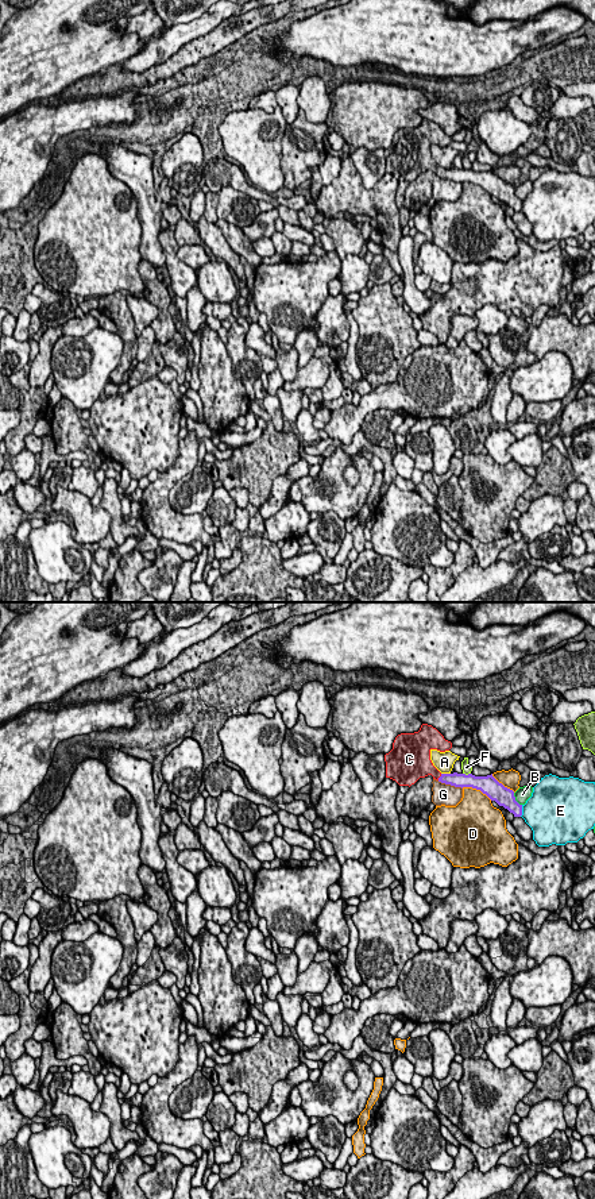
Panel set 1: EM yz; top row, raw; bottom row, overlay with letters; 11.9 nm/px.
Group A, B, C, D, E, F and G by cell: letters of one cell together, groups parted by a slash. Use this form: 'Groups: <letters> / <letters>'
Groups: A / B / C / D / E / F / G

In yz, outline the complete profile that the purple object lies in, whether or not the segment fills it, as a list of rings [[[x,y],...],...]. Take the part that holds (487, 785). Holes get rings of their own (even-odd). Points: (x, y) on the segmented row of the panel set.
[[[422,724],[418,732],[401,733],[395,737],[393,749],[385,755],[386,778],[395,780],[399,786],[410,787],[420,778],[432,775],[433,779],[445,784],[480,790],[514,817],[522,816],[522,805],[515,801],[514,791],[499,783],[492,774],[487,776],[441,774],[430,760],[430,751],[445,752],[451,748],[452,743],[428,724]]]

